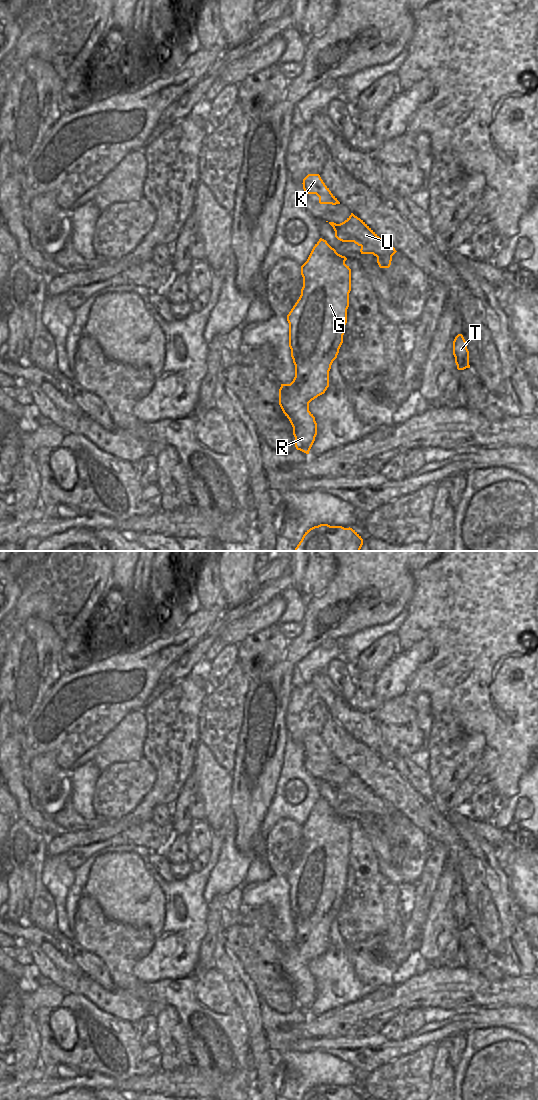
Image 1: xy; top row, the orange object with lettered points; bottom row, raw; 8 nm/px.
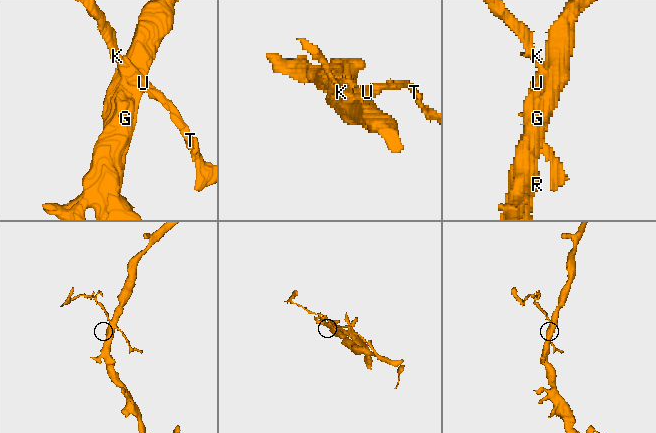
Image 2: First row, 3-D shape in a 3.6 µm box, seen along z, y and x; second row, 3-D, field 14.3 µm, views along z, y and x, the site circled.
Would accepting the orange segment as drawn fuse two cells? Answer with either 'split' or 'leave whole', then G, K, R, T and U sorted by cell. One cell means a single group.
split; G R / K T U

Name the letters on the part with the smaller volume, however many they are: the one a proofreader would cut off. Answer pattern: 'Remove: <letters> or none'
Remove: K, T, U

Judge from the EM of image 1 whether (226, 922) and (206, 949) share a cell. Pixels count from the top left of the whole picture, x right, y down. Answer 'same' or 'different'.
different

